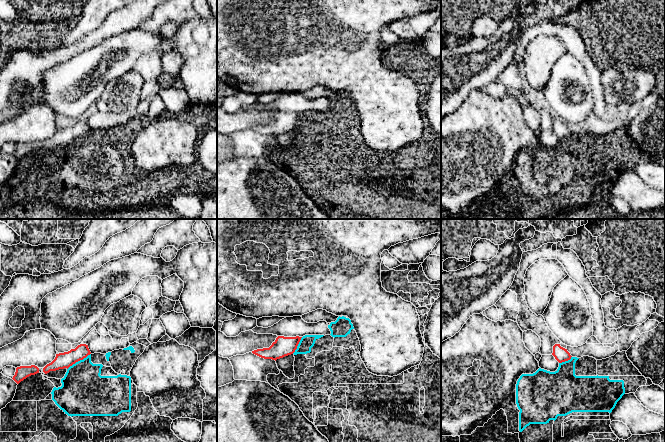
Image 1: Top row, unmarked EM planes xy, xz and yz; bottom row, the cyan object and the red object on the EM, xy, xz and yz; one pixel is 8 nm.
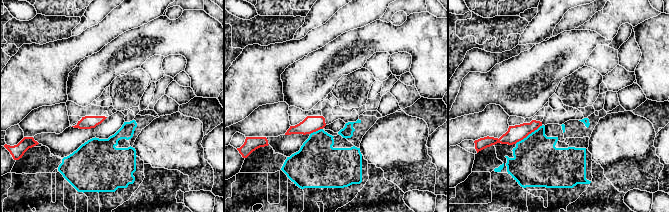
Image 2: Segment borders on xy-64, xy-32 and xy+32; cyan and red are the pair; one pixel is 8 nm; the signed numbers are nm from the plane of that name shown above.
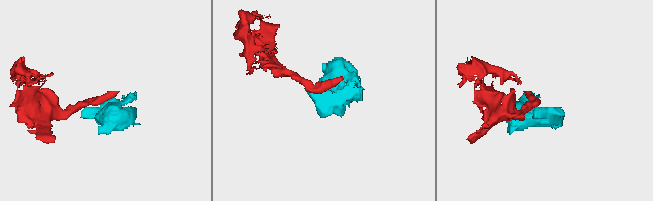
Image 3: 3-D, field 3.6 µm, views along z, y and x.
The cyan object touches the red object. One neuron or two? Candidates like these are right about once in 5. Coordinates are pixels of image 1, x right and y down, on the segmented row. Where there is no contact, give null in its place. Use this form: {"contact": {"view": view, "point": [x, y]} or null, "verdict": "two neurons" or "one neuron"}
{"contact": {"view": "xy", "point": [78, 361]}, "verdict": "two neurons"}

